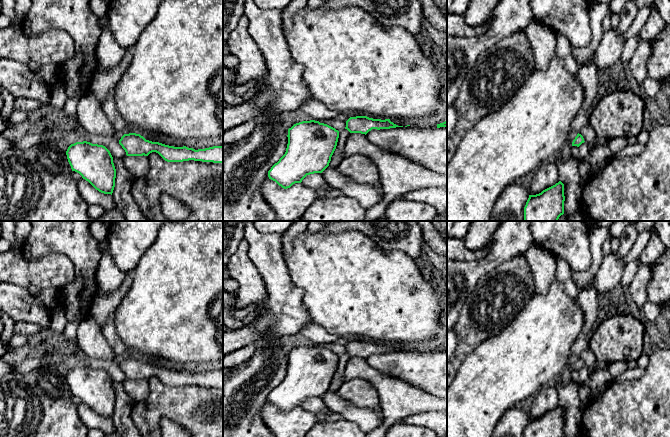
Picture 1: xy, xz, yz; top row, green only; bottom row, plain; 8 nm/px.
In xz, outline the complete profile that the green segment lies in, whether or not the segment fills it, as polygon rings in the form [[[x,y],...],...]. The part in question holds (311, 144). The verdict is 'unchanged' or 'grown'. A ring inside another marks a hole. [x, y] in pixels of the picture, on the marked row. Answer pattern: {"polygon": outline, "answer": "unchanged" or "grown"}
{"polygon": [[[310,120],[294,124],[288,129],[285,154],[268,171],[269,179],[284,189],[310,174],[322,173],[336,149],[339,131]]], "answer": "unchanged"}

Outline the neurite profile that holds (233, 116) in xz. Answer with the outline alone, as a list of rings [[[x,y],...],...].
[[[248,103],[238,106],[228,106],[223,109],[223,132],[252,120],[259,114],[259,110]]]

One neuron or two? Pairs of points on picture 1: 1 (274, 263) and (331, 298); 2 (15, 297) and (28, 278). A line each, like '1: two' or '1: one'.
1: two
2: two

